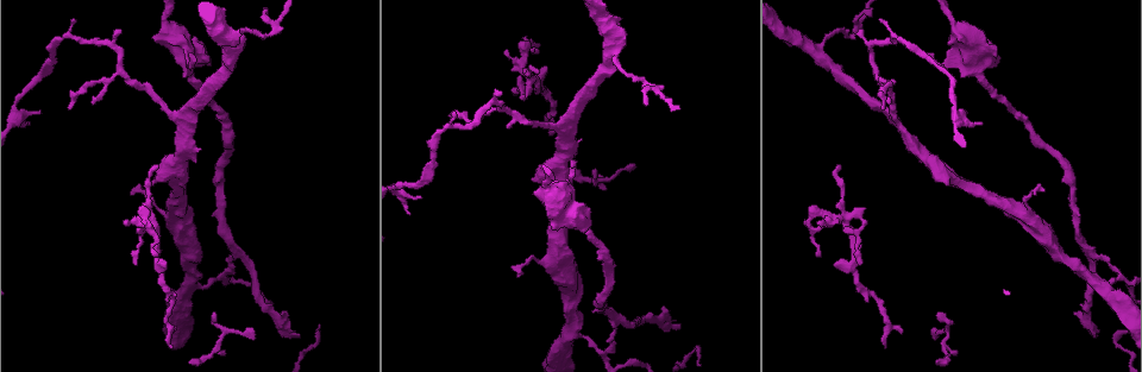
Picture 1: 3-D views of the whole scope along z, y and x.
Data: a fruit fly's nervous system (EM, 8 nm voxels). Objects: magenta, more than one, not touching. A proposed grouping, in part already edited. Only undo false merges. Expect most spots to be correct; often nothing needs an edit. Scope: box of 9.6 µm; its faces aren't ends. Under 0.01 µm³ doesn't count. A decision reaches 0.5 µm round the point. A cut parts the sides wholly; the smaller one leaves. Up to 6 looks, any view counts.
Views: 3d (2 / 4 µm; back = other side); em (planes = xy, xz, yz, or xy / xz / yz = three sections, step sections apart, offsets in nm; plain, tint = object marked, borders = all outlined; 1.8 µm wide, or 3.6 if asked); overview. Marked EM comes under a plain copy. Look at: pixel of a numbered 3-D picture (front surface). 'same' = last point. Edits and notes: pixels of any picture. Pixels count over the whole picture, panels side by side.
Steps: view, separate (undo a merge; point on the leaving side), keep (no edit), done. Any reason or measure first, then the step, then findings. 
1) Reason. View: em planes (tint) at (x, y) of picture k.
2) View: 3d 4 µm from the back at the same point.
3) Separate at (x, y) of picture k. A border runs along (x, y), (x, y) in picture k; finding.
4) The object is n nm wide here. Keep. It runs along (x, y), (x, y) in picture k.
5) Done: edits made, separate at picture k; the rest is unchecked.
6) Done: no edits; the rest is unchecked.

Four or more arms meet. View: 3d 4 µm at (963, 51) of picture 1.

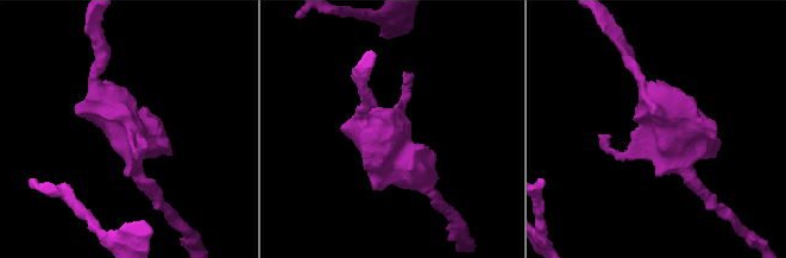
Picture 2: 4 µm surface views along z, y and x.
View: em 3.6 µm planes (tint) at (130, 135) of picture 2.

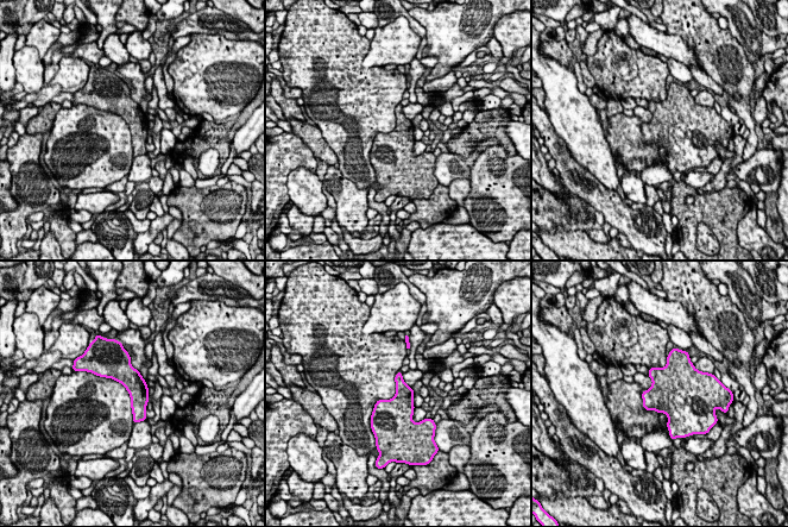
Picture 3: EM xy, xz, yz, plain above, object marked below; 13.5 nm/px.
The object is 280 nm wide here. Keep. It runs along (125, 361), (138, 389), (137, 419) in picture 3; one neuron here.

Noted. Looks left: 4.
View: em planes (tint) at (876, 71) of picture 1.

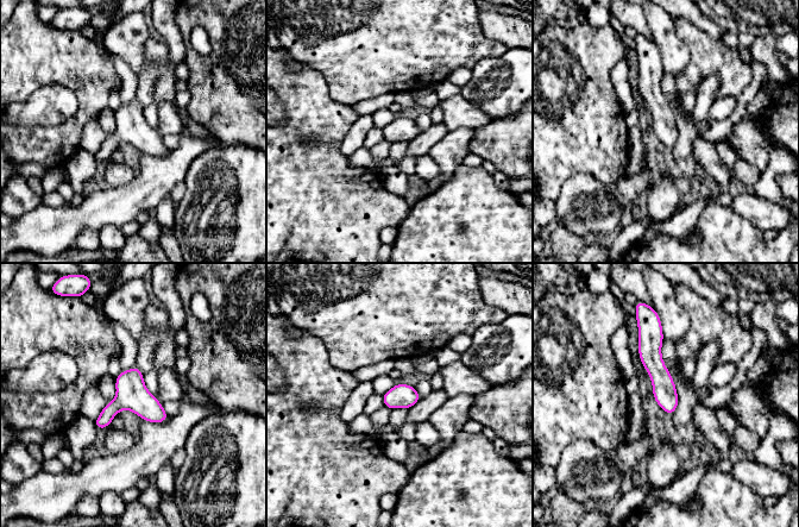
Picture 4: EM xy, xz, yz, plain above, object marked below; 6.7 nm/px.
Keep. It runs along (653, 326), (653, 363), (671, 411) in picture 4; continuous, no second neuron.

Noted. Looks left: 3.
Four or more arms meet. View: 3d 4 µm at (138, 219) of picture 1.

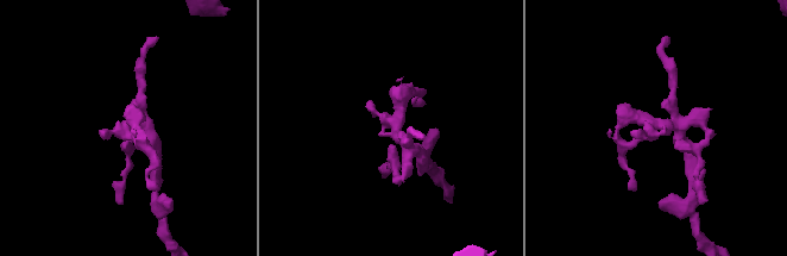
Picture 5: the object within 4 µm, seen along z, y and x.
View: em yz step 16 (tint) at (664, 126) of picture 5.

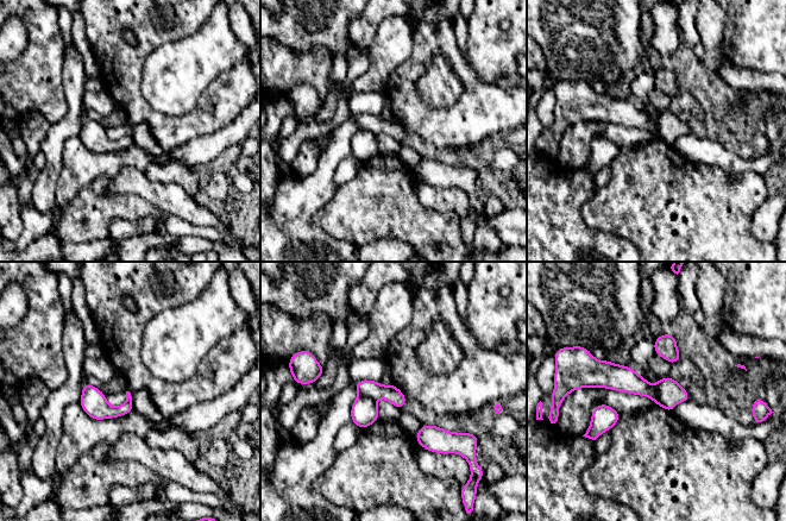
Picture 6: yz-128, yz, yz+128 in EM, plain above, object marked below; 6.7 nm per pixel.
View: em planes (tint) at the same point.

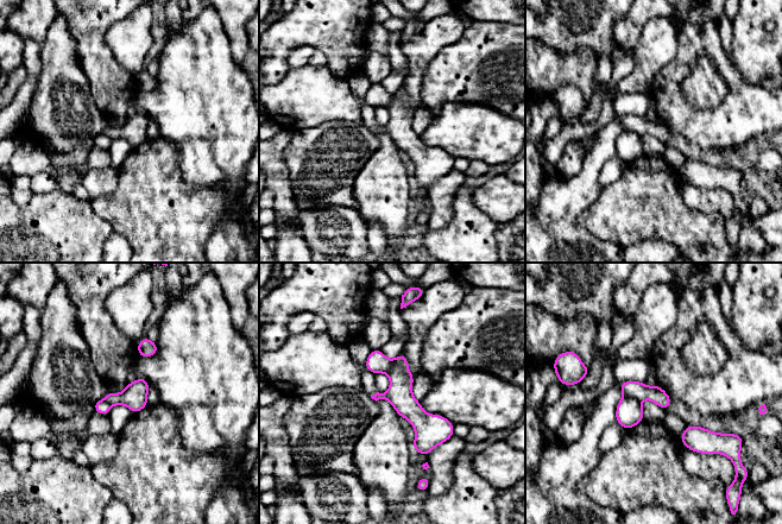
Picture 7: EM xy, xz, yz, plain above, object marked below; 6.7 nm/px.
The object is 150 nm wide here. Keep. Continuous, no second neuron.

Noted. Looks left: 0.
Done: no edits; the rest is unchecked.

